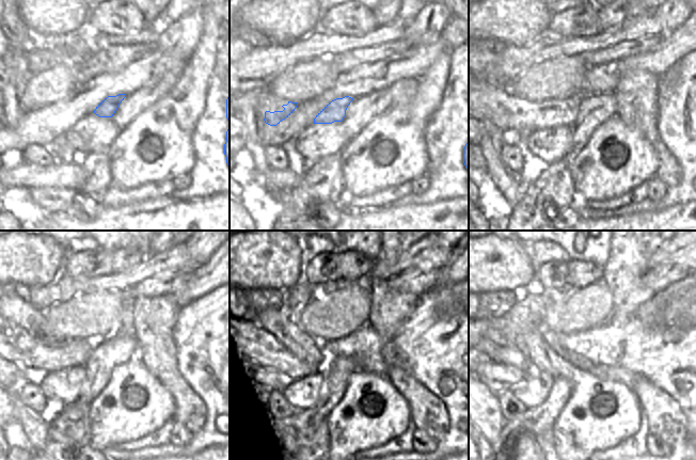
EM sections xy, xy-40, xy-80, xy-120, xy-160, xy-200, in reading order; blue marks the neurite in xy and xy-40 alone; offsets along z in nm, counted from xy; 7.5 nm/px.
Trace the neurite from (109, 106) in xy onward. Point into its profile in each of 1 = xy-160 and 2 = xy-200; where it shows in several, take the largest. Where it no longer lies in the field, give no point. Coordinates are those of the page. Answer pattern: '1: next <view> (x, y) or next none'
1: next xy-160 (283, 361)
2: next xy-200 (507, 355)

